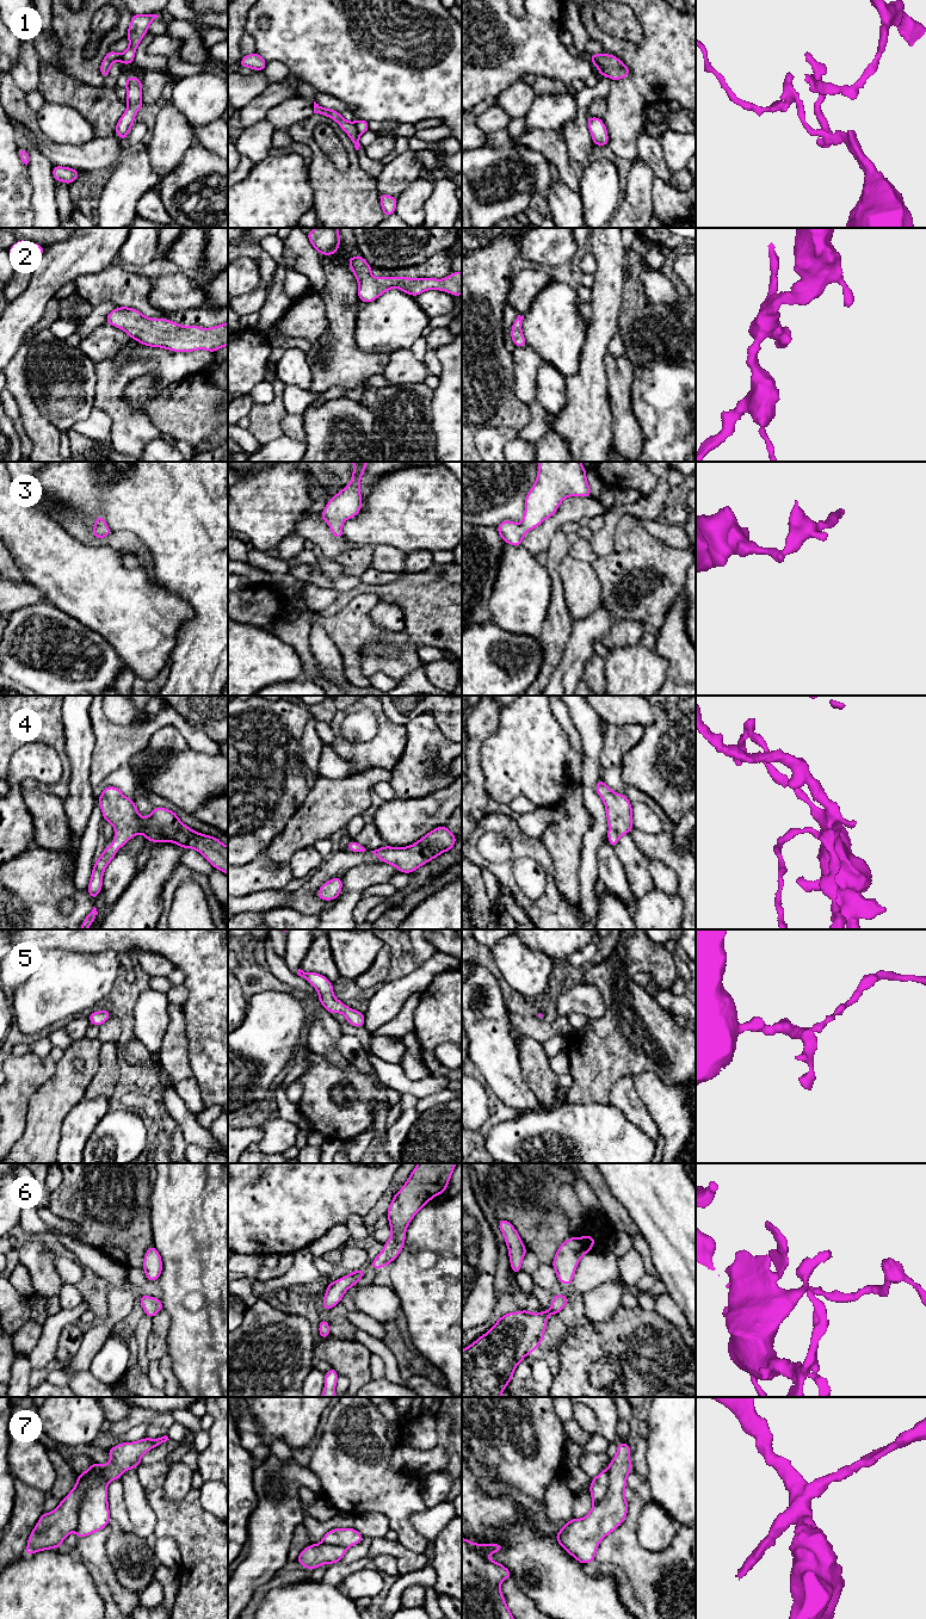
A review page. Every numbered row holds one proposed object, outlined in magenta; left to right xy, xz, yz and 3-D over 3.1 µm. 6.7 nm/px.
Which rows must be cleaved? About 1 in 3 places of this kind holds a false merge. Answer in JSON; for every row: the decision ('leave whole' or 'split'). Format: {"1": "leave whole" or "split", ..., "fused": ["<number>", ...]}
{"1": "split", "2": "leave whole", "3": "leave whole", "4": "leave whole", "5": "leave whole", "6": "leave whole", "7": "split", "fused": ["1", "7"]}

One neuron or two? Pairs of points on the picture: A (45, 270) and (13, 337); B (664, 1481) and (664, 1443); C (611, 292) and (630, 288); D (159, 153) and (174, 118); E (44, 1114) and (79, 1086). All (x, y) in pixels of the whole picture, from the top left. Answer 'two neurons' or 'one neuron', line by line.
A: one neuron
B: one neuron
C: two neurons
D: one neuron
E: one neuron

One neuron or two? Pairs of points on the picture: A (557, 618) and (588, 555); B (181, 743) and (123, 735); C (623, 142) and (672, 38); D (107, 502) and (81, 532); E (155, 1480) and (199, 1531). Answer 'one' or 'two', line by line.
A: two
B: two
C: one
D: two
E: one

